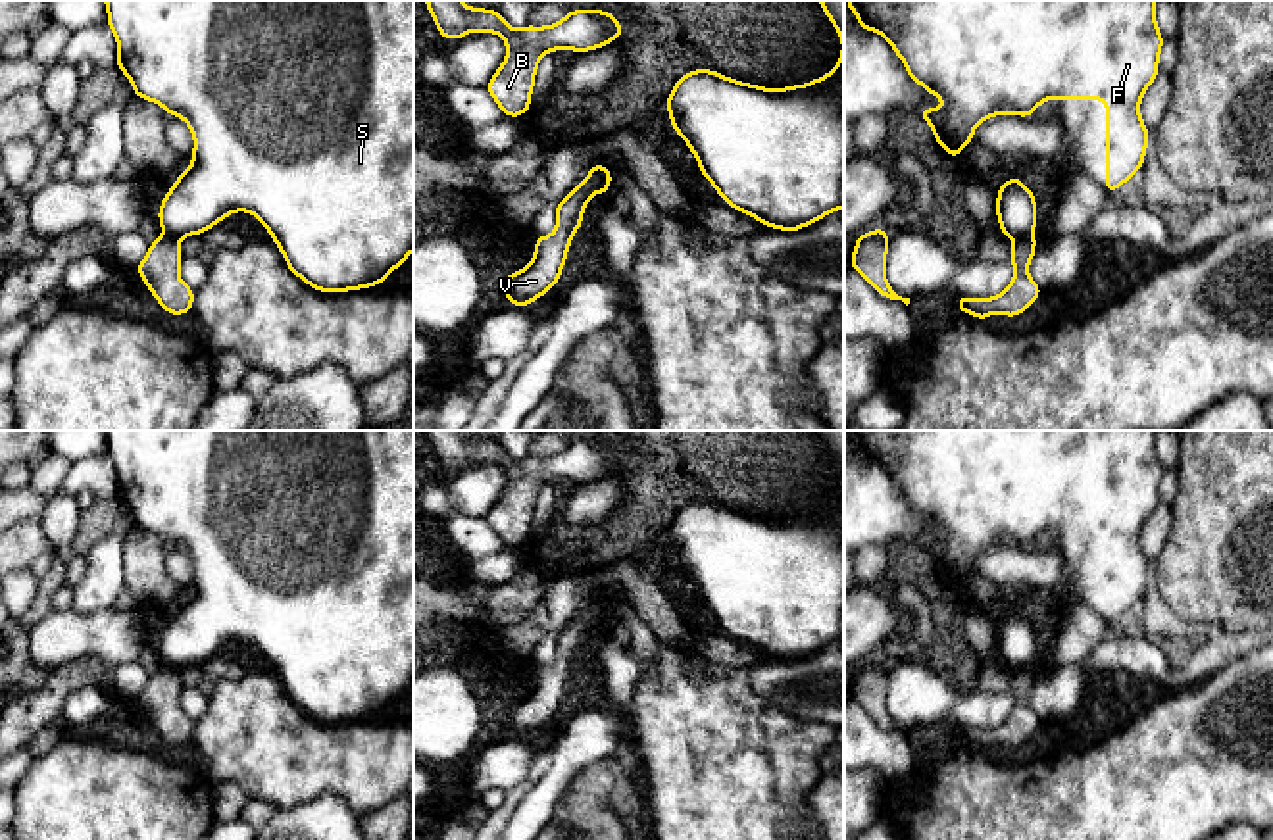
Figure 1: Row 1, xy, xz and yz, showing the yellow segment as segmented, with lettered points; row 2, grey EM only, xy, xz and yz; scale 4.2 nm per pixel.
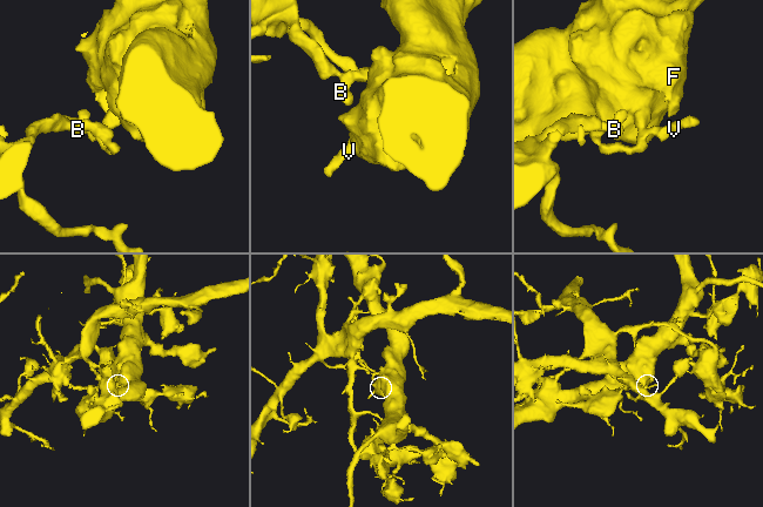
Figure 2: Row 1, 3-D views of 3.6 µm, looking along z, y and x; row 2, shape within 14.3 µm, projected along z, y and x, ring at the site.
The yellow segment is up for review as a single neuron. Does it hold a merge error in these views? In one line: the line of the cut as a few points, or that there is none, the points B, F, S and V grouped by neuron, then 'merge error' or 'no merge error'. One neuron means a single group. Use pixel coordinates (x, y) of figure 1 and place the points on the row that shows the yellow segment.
yz (1031, 235), (1016, 241) | B V / F S | merge error

